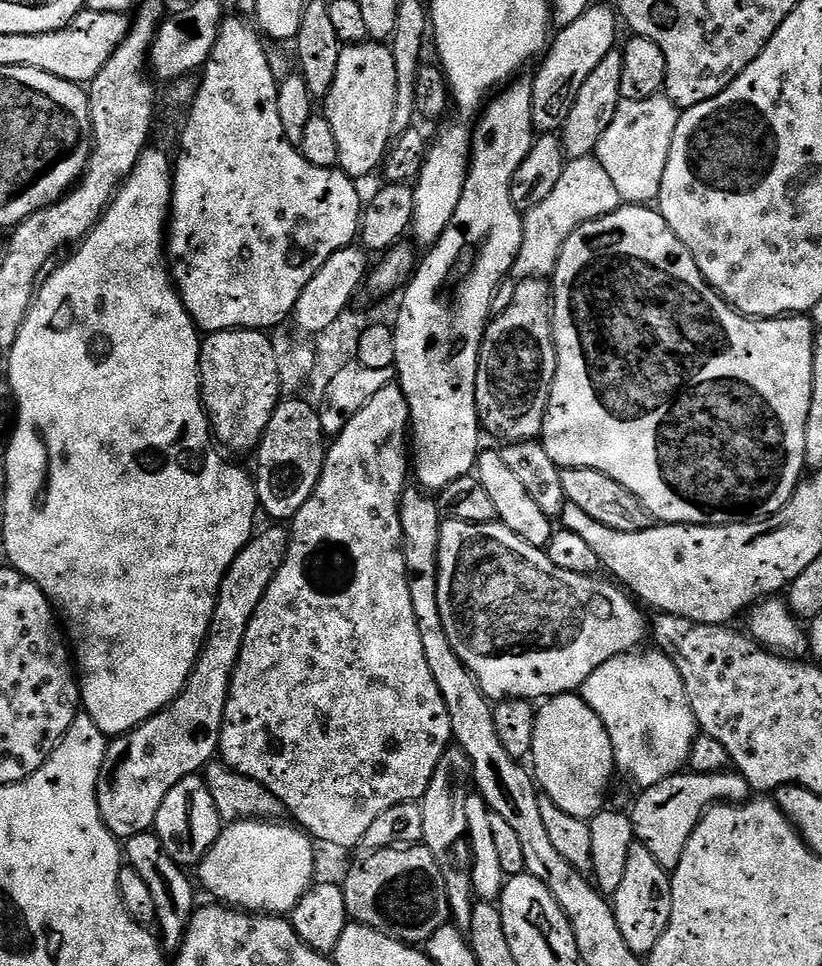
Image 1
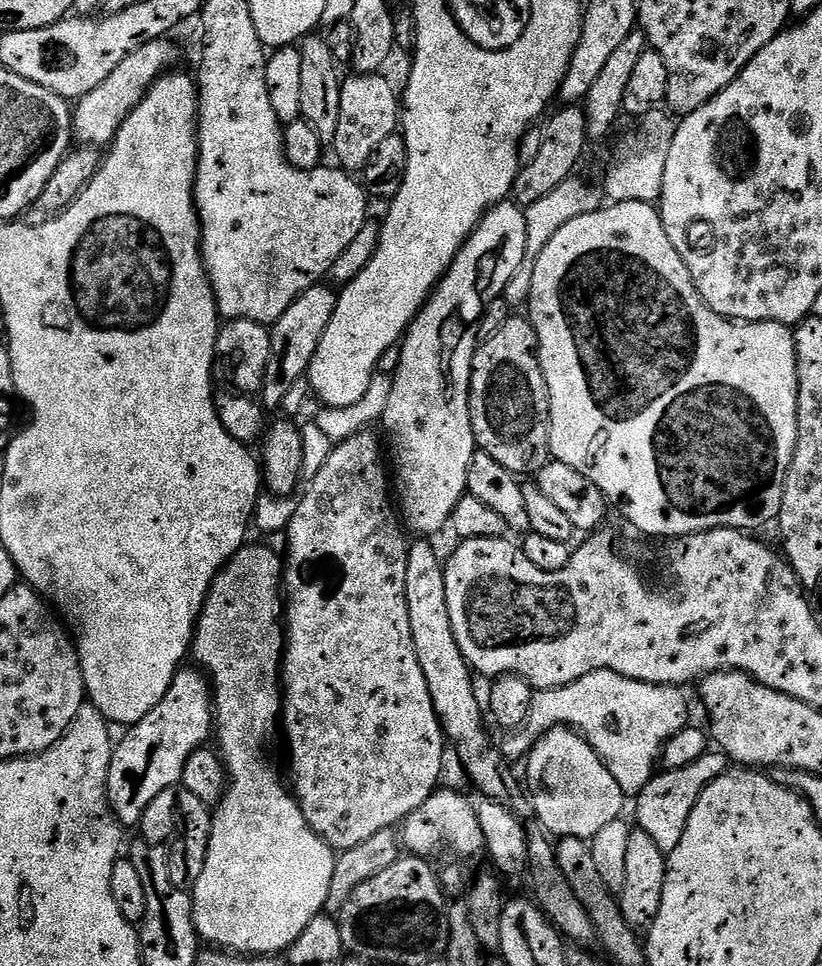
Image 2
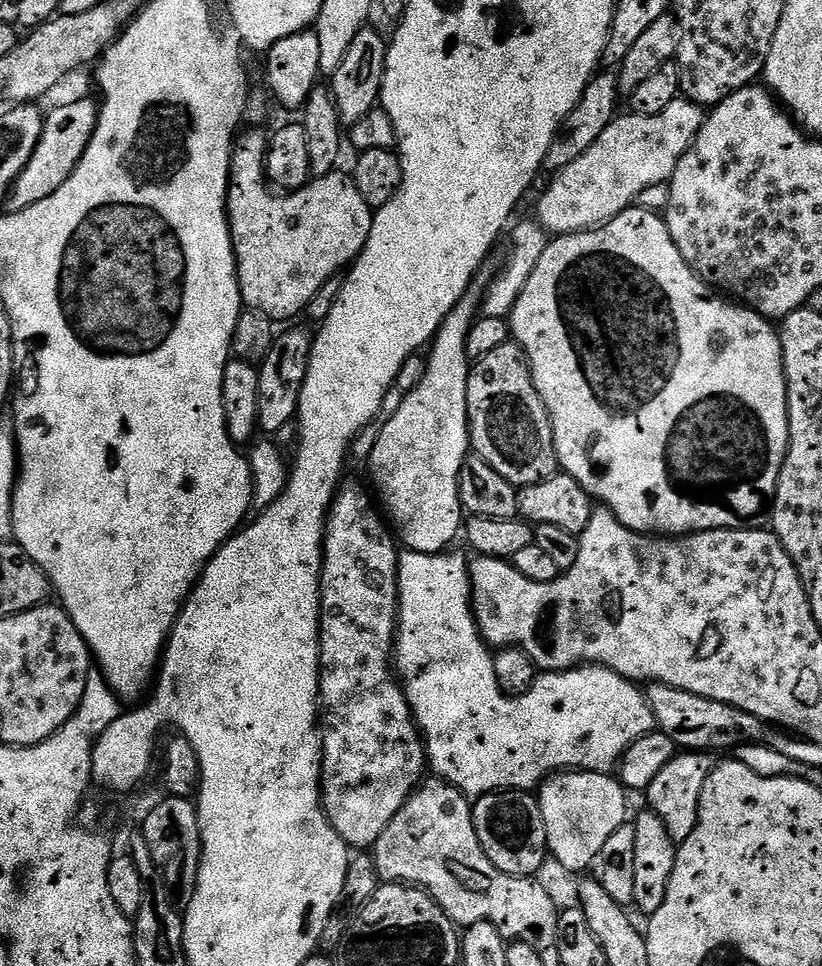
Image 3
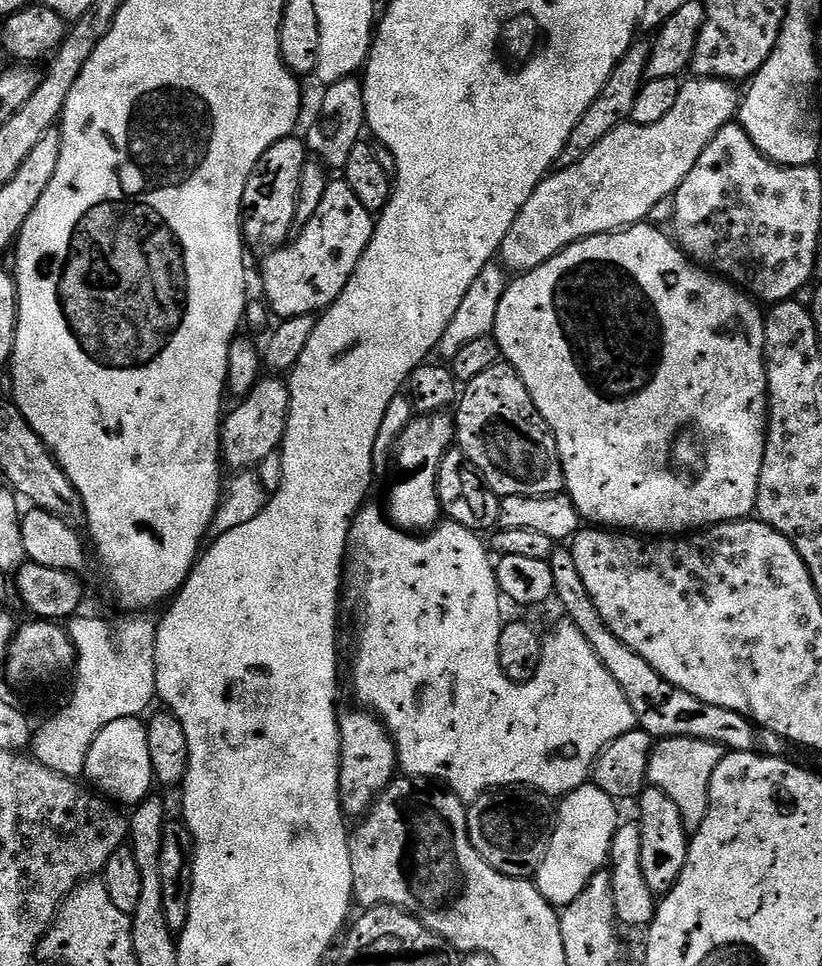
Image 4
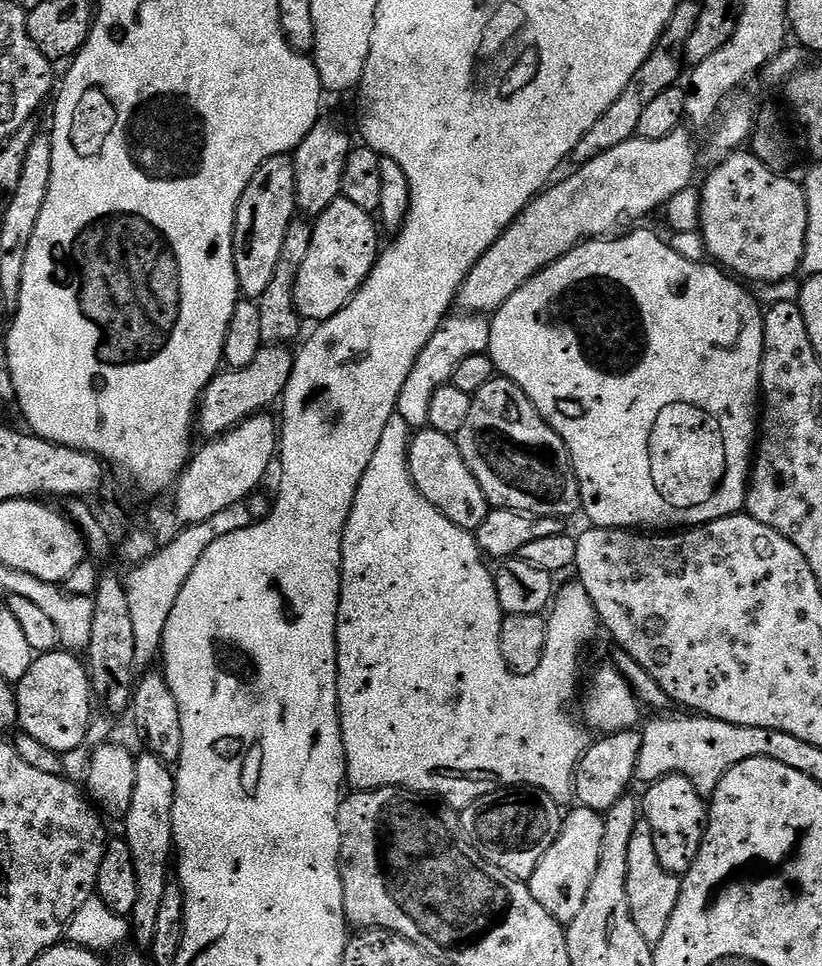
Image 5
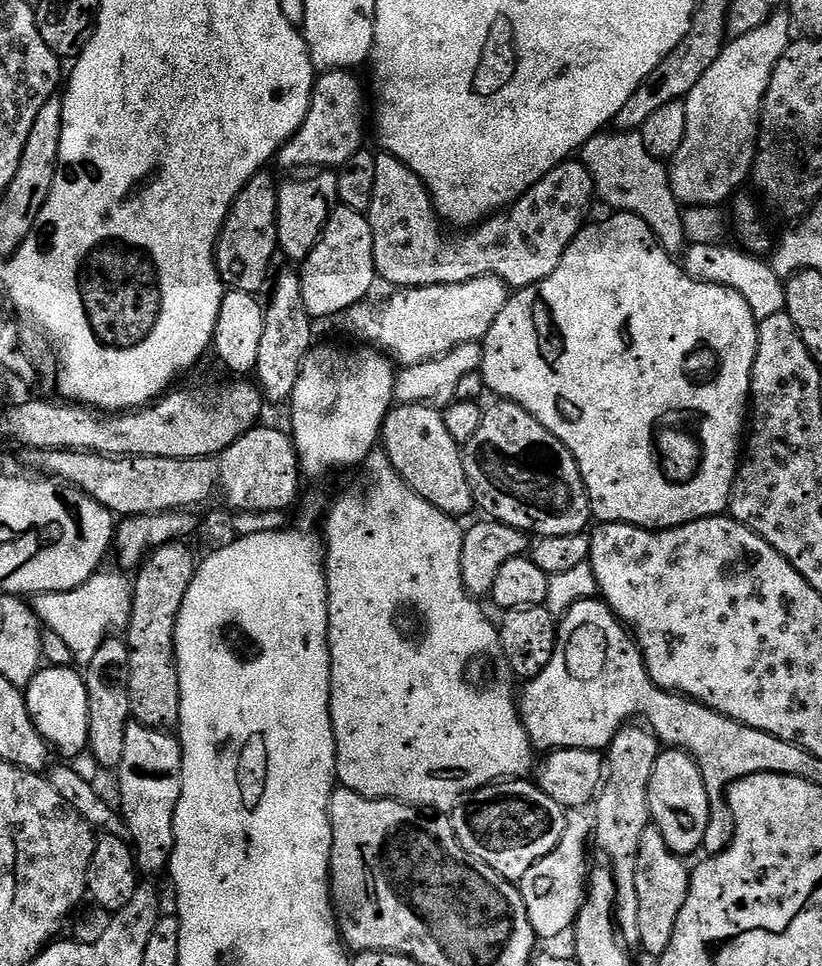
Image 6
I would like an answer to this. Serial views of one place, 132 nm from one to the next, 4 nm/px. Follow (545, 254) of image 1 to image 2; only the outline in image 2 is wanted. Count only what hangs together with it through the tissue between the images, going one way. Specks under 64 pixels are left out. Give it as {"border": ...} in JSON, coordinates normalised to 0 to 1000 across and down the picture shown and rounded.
{"border":[[[698,180],[692,186],[684,188],[684,193],[678,193],[665,205],[659,205],[656,209],[650,209],[650,213],[637,216],[640,267],[635,271],[635,275],[630,275],[625,288],[620,288],[620,292],[613,301],[612,307],[619,316],[641,316],[642,305],[647,299],[647,285],[650,284],[652,268],[655,263],[659,263],[659,259],[664,259],[664,251],[669,251],[669,246],[674,246],[674,242],[679,242],[679,238],[684,238],[684,234],[689,234],[689,230],[698,230],[698,226],[703,226],[708,222],[726,219],[730,216],[732,199],[726,192],[725,195],[720,190],[714,190],[710,186],[704,186],[704,181]]]}

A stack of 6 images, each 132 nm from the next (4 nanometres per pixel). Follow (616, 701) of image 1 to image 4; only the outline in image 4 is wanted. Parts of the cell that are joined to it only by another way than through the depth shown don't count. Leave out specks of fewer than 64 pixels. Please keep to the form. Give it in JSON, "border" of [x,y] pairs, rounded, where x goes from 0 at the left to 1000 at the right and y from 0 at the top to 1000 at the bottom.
{"border":[[[453,520],[444,521],[443,525],[433,531],[431,539],[431,576],[433,571],[433,580],[438,583],[438,588],[443,591],[443,601],[438,605],[438,630],[433,634],[433,676],[428,679],[428,716],[433,719],[432,728],[439,734],[446,735],[462,742],[462,746],[472,753],[472,758],[477,761],[477,767],[482,770],[482,786],[484,795],[493,804],[496,805],[519,805],[526,810],[534,810],[539,815],[544,816],[550,823],[557,825],[566,830],[573,830],[582,827],[583,824],[600,818],[618,818],[624,814],[641,814],[644,817],[653,820],[661,820],[663,824],[673,826],[685,826],[692,820],[703,818],[709,812],[717,811],[718,804],[721,802],[725,787],[734,781],[740,773],[752,764],[757,764],[757,760],[766,760],[766,756],[771,756],[776,751],[771,743],[771,735],[766,735],[766,727],[762,727],[762,718],[757,716],[757,710],[752,710],[752,706],[747,706],[747,698],[742,698],[742,694],[737,694],[737,689],[732,689],[732,685],[727,685],[727,677],[723,677],[723,673],[718,669],[718,665],[713,665],[713,660],[708,660],[708,652],[703,652],[703,648],[698,648],[695,644],[685,644],[672,654],[672,659],[662,663],[662,676],[659,677],[659,685],[655,689],[655,698],[645,706],[639,708],[627,708],[620,702],[616,702],[616,698],[611,694],[611,689],[606,685],[606,669],[603,668],[603,659],[606,657],[606,645],[603,641],[608,638],[609,618],[606,616],[603,608],[603,584],[596,575],[596,567],[592,562],[589,563],[580,552],[573,551],[567,545],[557,545],[549,540],[536,541],[534,545],[524,548],[519,553],[498,553],[483,547],[476,538],[468,536],[460,527],[453,523]]]}

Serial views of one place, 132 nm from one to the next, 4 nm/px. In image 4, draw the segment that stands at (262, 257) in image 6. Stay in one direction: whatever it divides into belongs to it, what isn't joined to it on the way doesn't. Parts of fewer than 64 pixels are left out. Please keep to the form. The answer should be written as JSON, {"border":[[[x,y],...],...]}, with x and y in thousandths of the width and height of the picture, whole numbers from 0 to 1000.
{"border":[[[356,139],[333,147],[324,159],[309,172],[297,198],[294,239],[300,260],[325,263],[336,261],[352,252],[358,237],[358,217],[363,209],[363,193],[367,188],[367,176],[377,164],[369,144]]]}

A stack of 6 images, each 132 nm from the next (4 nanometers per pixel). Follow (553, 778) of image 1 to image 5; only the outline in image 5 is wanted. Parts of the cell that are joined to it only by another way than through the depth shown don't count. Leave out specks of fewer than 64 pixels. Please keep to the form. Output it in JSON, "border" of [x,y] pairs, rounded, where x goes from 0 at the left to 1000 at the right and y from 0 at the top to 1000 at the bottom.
{"border":[[[704,834],[697,835],[696,839],[692,845],[690,842],[685,846],[674,876],[669,876],[664,884],[659,884],[659,892],[655,892],[650,905],[640,913],[650,930],[655,930],[656,936],[664,941],[664,946],[669,946],[687,959],[703,946],[703,942],[708,942],[708,934],[713,934],[713,921],[718,921],[718,913],[723,913],[723,901],[727,901],[727,884],[732,884],[735,862],[735,845],[731,842]]]}

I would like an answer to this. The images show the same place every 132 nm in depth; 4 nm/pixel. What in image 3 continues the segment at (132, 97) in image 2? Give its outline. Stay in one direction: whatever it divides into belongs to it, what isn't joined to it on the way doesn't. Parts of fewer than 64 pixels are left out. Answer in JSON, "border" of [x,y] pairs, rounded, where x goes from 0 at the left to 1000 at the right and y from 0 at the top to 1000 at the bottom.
{"border":[[[88,104],[84,108],[73,108],[54,122],[54,134],[51,143],[36,164],[36,168],[22,180],[22,184],[15,190],[13,200],[7,208],[9,214],[16,219],[26,219],[41,209],[51,209],[51,205],[61,205],[85,180],[95,172],[105,151],[117,134],[117,127],[122,125],[118,105],[112,104]]]}

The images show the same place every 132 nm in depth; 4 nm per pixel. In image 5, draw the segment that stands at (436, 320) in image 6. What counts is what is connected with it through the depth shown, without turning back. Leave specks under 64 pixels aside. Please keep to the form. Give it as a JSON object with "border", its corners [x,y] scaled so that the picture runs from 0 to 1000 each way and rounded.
{"border":[[[828,135],[810,139],[810,143],[794,145],[773,140],[757,147],[757,151],[747,151],[747,155],[737,155],[737,159],[727,159],[727,164],[718,164],[718,168],[704,171],[696,176],[701,178],[693,179],[687,186],[678,185],[652,206],[645,208],[635,223],[608,243],[606,251],[601,251],[601,255],[591,259],[586,267],[582,267],[567,292],[562,292],[560,303],[555,305],[555,315],[564,318],[561,320],[569,325],[601,325],[645,287],[653,286],[657,278],[684,267],[695,257],[709,253],[712,248],[740,246],[746,242],[758,241],[770,235],[769,228],[791,223],[797,215],[807,216],[813,207],[825,201],[825,197],[835,197],[843,189],[847,149],[842,146],[843,138],[836,136]]]}

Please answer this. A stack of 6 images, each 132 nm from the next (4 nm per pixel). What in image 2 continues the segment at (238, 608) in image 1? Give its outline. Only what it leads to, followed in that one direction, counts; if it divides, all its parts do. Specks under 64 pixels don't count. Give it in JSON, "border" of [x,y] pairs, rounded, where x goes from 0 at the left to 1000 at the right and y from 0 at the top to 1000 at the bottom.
{"border":[[[220,690],[212,706],[207,706],[207,714],[202,714],[202,723],[178,739],[165,749],[155,755],[151,763],[145,763],[136,776],[136,788],[131,794],[131,829],[136,842],[152,858],[164,858],[169,854],[173,843],[178,843],[178,834],[197,822],[197,818],[207,818],[219,812],[221,797],[226,797],[226,785],[242,774],[249,773],[260,762],[260,717],[254,701],[242,690]]]}

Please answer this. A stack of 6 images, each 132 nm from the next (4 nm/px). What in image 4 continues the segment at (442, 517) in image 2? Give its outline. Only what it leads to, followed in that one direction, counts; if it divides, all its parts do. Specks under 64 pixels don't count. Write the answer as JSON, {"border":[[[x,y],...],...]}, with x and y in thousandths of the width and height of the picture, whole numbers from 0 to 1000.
{"border":[[[511,429],[494,441],[482,455],[482,498],[472,505],[471,537],[498,553],[516,553],[538,538],[533,497],[535,483],[555,453],[551,432],[545,429]]]}

